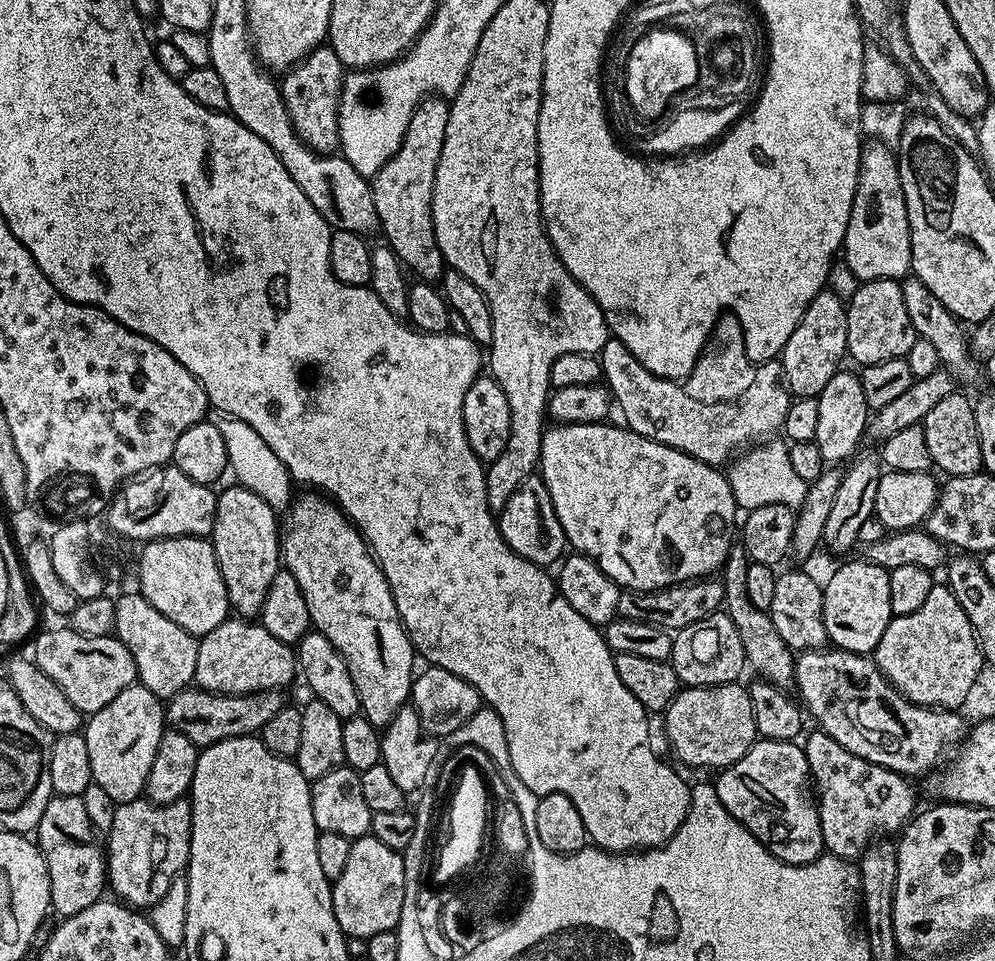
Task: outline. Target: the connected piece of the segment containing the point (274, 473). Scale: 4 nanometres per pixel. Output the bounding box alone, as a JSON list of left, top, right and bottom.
[206,408,294,510]

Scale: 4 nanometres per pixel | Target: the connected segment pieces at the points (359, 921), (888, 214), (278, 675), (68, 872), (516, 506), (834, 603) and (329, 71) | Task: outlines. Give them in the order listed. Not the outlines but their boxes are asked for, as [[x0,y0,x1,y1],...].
[[332,834,405,938],[842,142,912,280],[195,618,298,696],[34,795,106,918],[498,474,566,566],[824,558,892,654],[279,46,346,156]]

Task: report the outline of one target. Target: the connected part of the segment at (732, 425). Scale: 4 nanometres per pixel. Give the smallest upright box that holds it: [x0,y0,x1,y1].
[598,338,793,466]

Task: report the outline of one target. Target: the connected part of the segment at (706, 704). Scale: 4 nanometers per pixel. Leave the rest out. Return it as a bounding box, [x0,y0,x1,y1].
[662,682,758,769]

